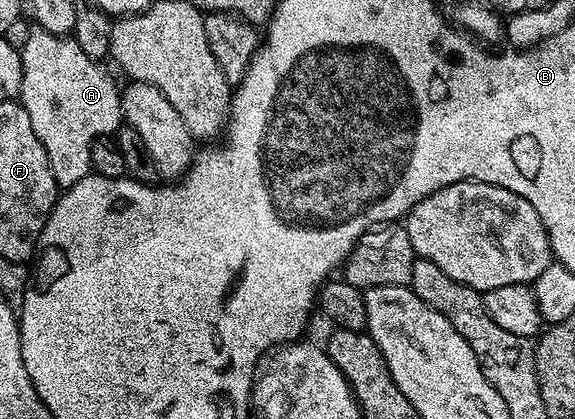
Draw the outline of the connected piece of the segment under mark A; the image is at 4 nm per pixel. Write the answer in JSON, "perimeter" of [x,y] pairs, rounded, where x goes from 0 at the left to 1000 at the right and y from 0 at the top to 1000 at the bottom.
{"perimeter":[[[68,67],[52,76],[52,95],[35,122],[38,143],[38,210],[31,236],[52,277],[59,325],[73,334],[94,411],[99,446],[136,439],[162,413],[160,346],[200,322],[216,291],[209,246],[210,208],[179,167],[165,138],[150,134],[136,115],[132,93],[110,81],[89,81]]]}

